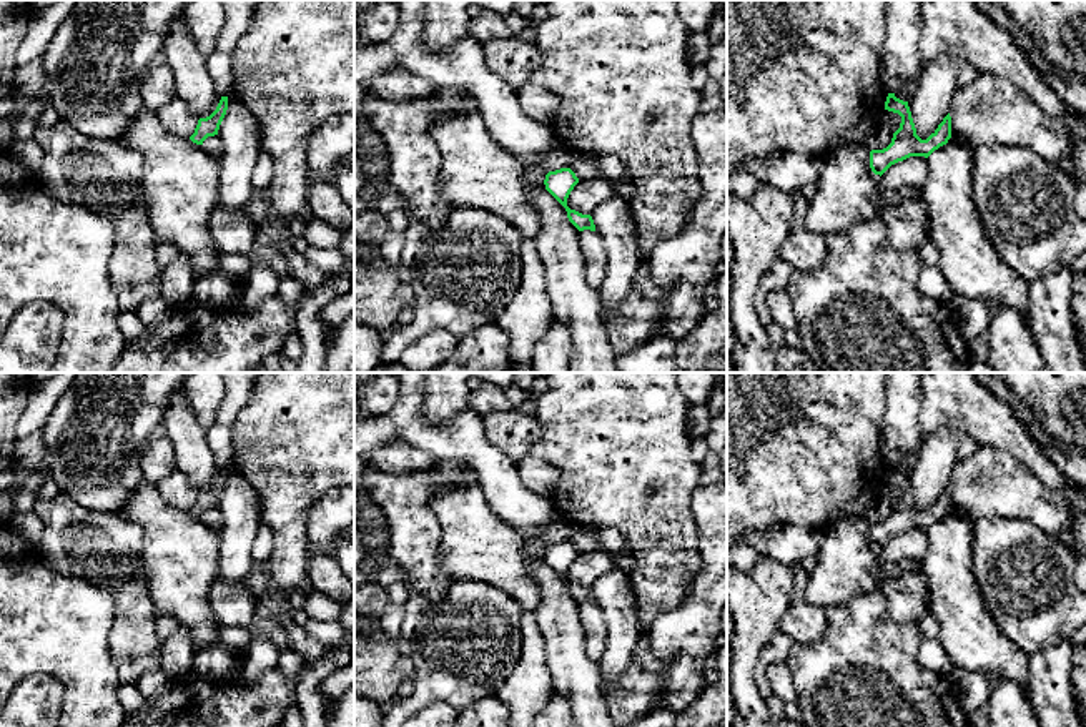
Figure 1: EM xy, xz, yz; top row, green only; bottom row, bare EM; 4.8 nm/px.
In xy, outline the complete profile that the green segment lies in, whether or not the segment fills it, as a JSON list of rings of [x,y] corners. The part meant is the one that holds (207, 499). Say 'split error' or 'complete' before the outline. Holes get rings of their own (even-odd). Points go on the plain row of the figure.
complete; [[[221,469],[216,482],[210,489],[198,492],[195,506],[190,509],[190,512],[196,517],[203,517],[203,514],[208,509],[218,507],[218,502],[226,487],[226,482],[228,482],[228,469]]]

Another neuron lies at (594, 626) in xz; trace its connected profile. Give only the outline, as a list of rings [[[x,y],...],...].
[[[579,604],[580,622],[585,632],[585,647],[594,660],[599,660],[605,649],[607,627],[602,612],[595,604]]]

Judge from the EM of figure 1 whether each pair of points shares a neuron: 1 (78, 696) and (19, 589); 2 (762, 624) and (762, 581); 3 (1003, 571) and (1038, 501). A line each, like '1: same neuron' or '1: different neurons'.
1: same neuron
2: same neuron
3: different neurons

